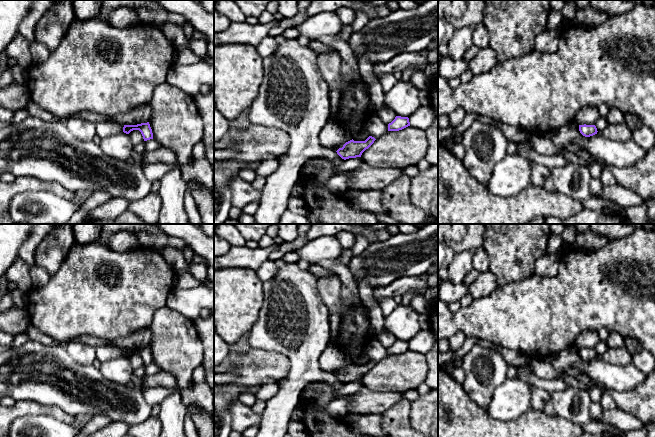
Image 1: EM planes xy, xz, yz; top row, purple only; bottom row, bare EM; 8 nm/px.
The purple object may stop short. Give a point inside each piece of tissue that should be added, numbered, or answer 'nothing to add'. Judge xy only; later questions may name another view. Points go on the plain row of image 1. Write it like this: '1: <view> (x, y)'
nothing to add

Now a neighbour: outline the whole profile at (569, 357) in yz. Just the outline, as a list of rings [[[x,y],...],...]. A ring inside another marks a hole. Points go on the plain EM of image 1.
[[[575,344],[554,354],[550,358],[552,366],[559,372],[564,372],[573,366],[580,366],[585,362],[585,360],[580,357],[579,348]]]

